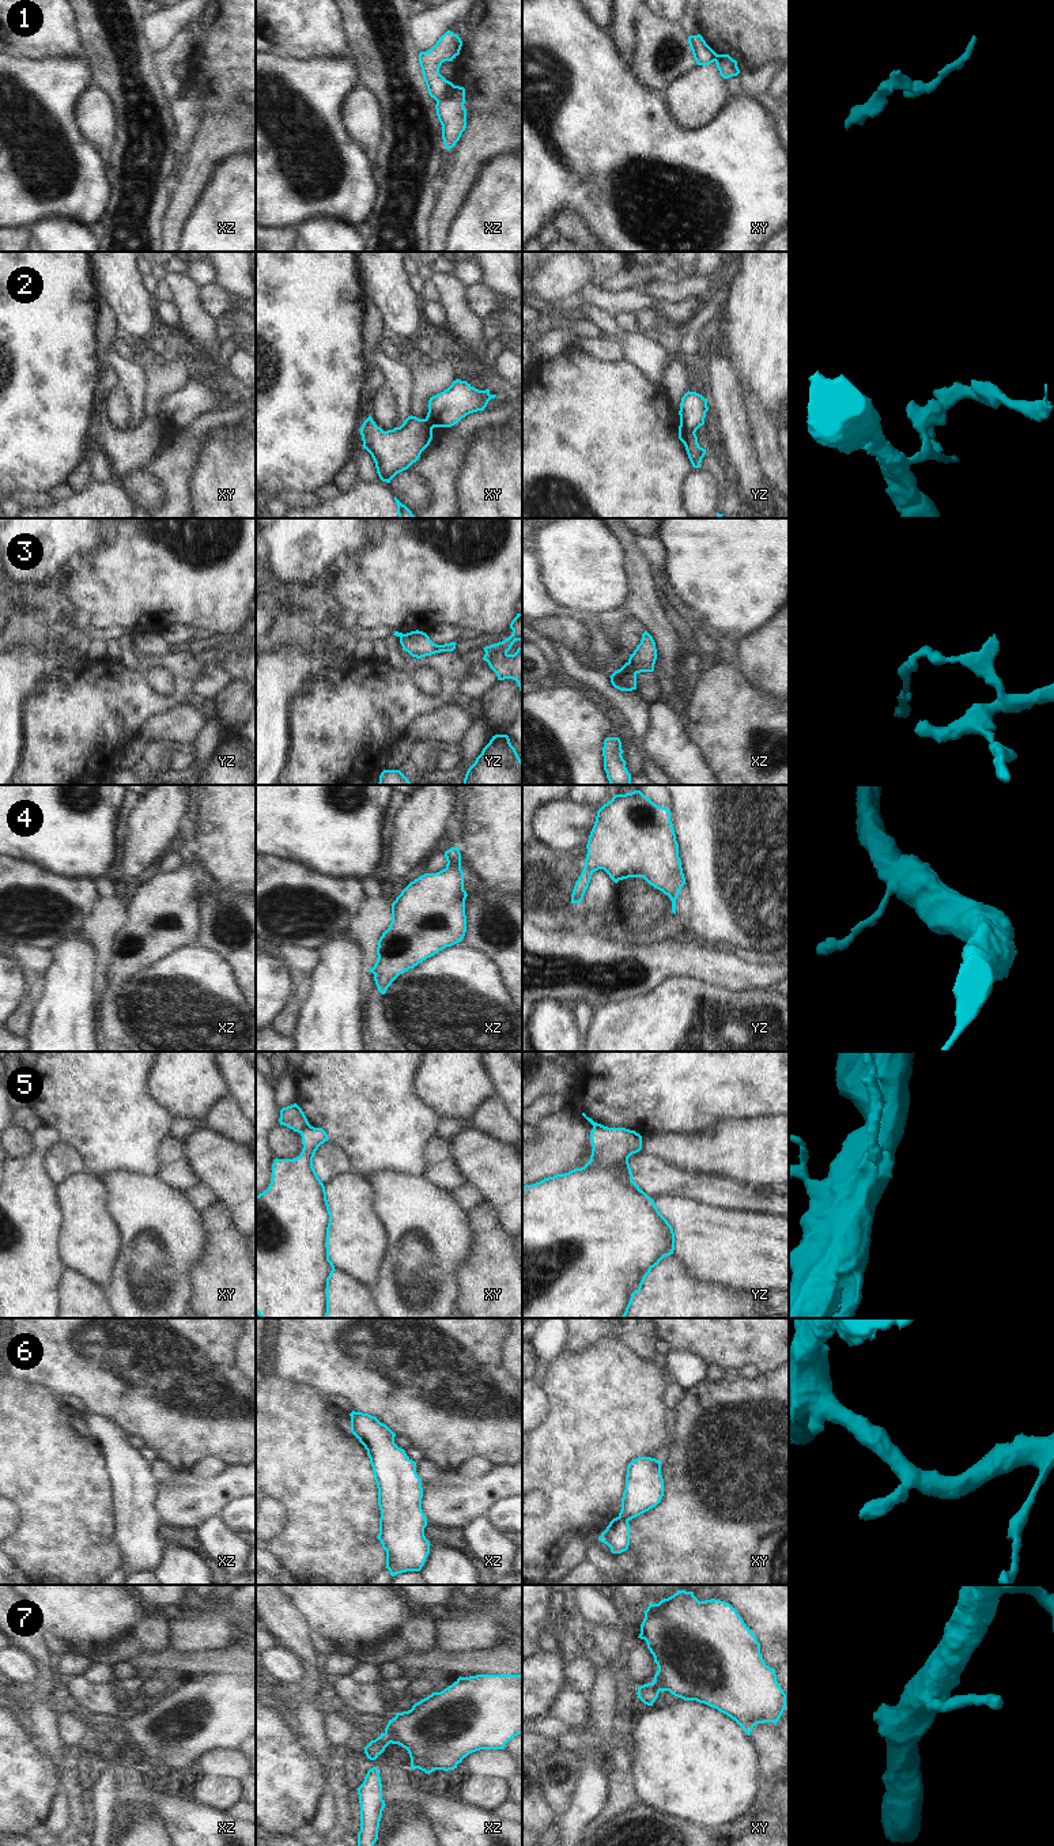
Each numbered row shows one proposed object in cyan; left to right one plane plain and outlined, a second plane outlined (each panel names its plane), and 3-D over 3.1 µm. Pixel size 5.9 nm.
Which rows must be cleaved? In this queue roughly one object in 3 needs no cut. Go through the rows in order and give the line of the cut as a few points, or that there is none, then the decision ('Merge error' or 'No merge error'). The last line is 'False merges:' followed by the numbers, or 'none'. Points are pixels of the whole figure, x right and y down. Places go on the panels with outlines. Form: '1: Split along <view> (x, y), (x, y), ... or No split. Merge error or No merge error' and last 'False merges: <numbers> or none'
1: Split along xz (453, 85), (437, 101). Merge error
2: Split along yz (680, 422), (694, 433). Merge error
3: Split along xz (627, 663), (637, 672). Merge error
4: No split. No merge error
5: Split along xy (309, 1124), (301, 1133). Merge error
6: Split along xy (619, 1516), (627, 1521). Merge error
7: Split along xz (384, 1733), (390, 1741). Merge error
False merges: 1, 2, 3, 5, 6, 7.

